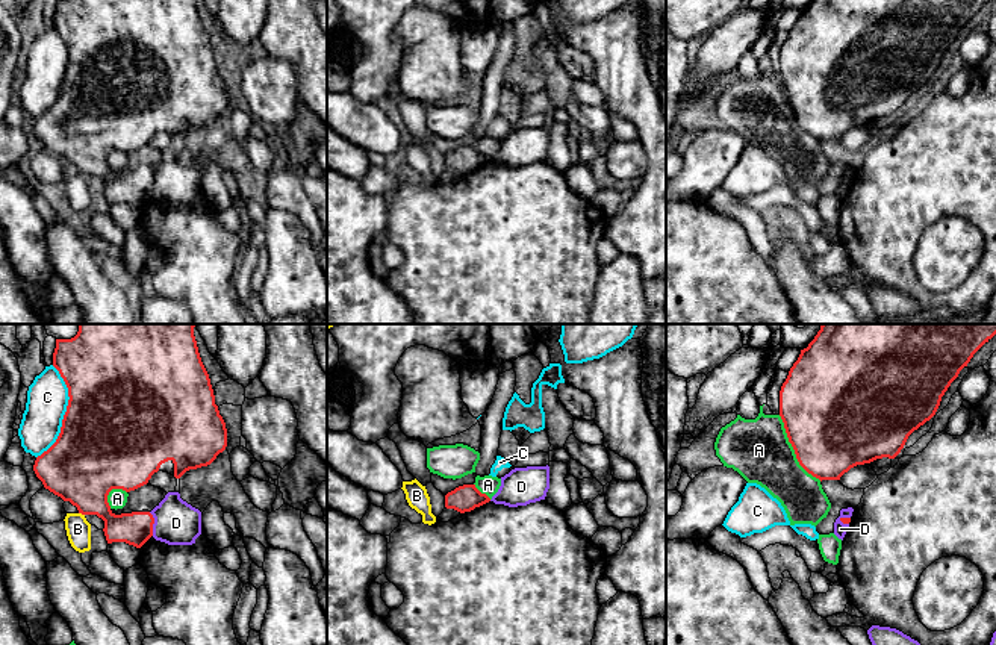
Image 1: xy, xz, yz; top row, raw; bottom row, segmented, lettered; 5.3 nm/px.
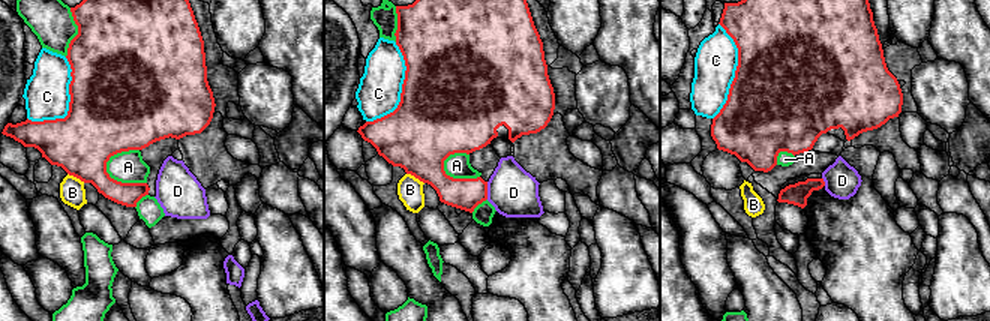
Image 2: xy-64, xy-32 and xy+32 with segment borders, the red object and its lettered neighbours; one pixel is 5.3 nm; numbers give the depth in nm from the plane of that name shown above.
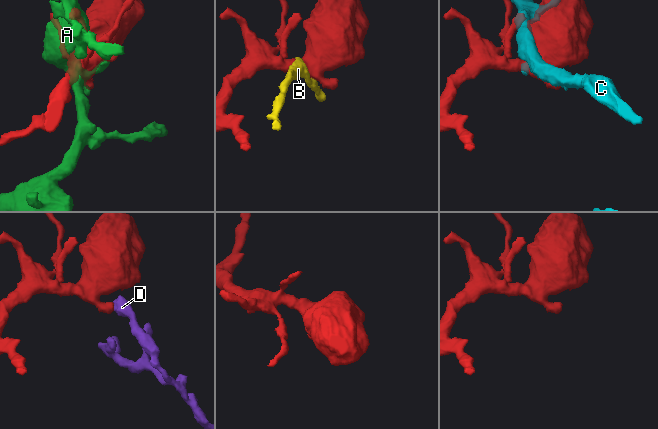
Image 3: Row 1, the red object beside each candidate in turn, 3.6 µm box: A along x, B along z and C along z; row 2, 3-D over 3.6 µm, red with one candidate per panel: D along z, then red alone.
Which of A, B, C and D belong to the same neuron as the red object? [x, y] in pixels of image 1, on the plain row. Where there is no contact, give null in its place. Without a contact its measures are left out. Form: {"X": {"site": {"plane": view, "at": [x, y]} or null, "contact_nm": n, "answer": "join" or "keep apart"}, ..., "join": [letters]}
{"A": {"site": {"plane": "yz", "at": [793, 109]}, "contact_nm": 420, "answer": "keep apart"}, "B": {"site": {"plane": "xy", "at": [82, 174]}, "contact_nm": 40, "answer": "keep apart"}, "C": {"site": {"plane": "xy", "at": [65, 73]}, "contact_nm": 500, "answer": "keep apart"}, "D": {"site": {"plane": "xy", "at": [153, 183]}, "contact_nm": 130, "answer": "keep apart"}, "join": []}

